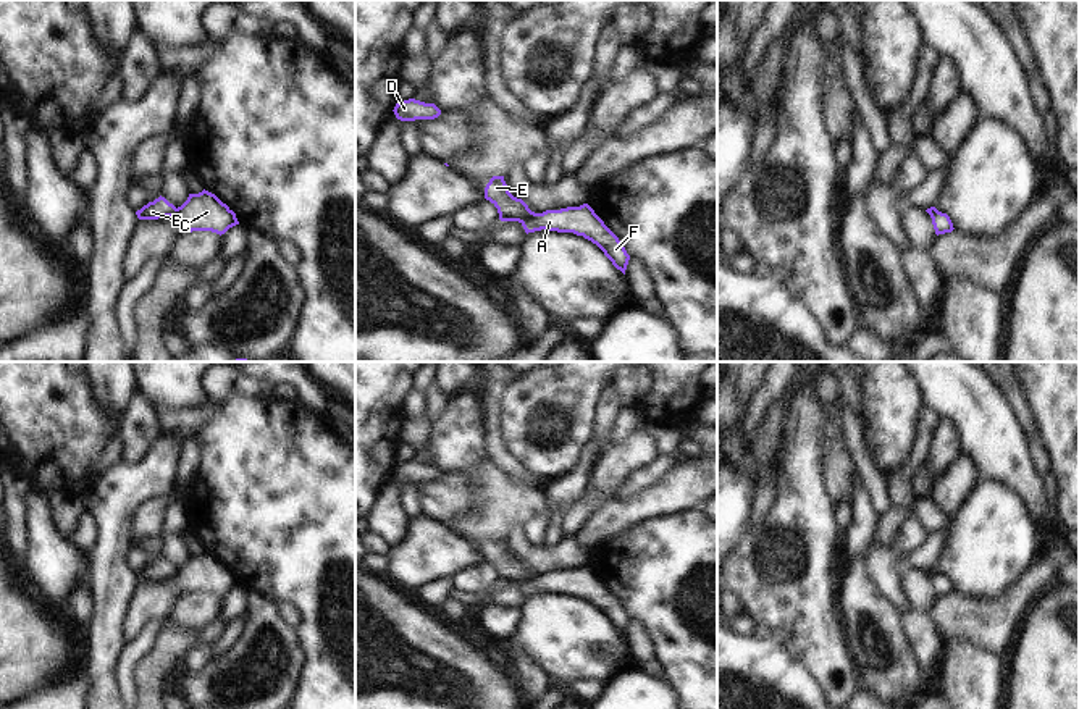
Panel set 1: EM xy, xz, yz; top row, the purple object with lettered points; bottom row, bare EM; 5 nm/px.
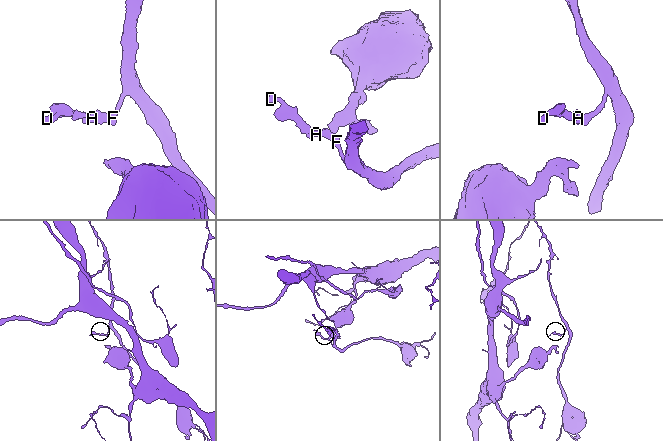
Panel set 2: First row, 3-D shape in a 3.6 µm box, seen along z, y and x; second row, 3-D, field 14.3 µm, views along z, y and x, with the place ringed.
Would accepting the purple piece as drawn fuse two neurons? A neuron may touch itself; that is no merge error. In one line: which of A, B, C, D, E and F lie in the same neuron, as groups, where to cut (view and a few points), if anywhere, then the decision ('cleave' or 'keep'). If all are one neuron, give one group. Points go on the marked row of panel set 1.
A C F / B D E | xz (537, 213), (520, 222) | cleave

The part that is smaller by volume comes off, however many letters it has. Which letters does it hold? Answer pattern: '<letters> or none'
B, D, E

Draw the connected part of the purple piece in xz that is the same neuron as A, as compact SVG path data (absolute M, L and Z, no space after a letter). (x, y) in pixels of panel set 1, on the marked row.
M588 203L536 213L533 218L523 220L522 226L527 234L544 229L583 236L596 244L612 265L625 275L630 255Z

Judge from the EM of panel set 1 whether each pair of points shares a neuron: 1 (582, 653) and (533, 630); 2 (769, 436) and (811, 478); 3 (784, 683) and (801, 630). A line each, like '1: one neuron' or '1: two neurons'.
1: one neuron
2: two neurons
3: two neurons

